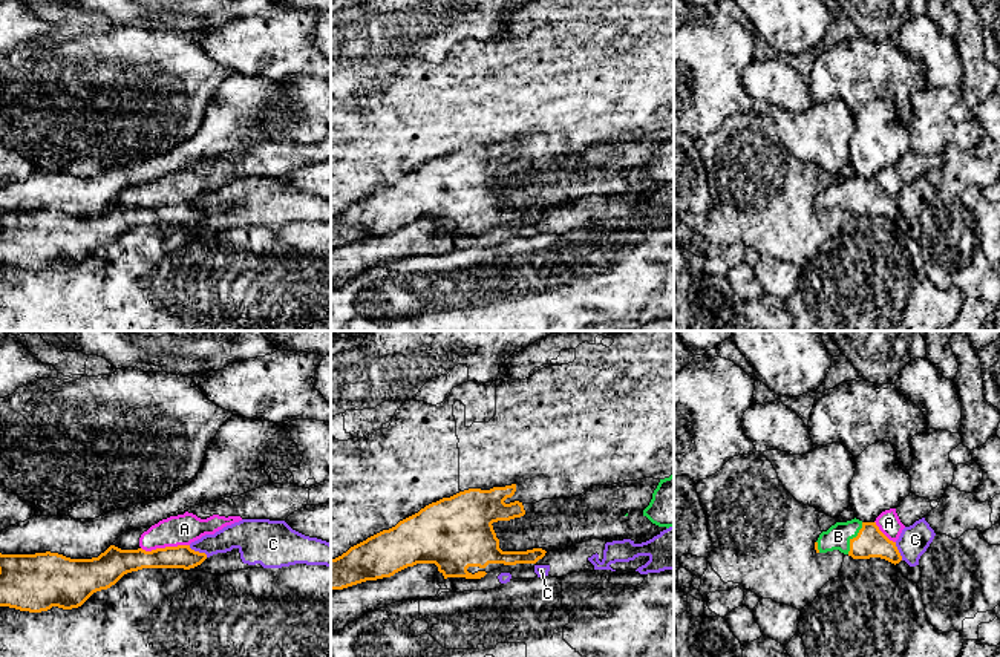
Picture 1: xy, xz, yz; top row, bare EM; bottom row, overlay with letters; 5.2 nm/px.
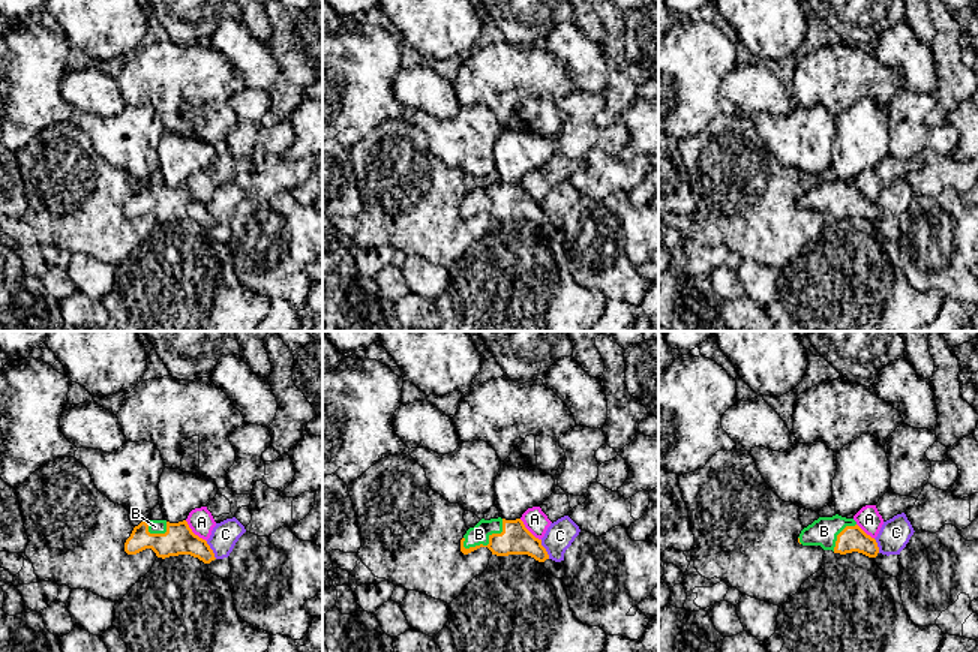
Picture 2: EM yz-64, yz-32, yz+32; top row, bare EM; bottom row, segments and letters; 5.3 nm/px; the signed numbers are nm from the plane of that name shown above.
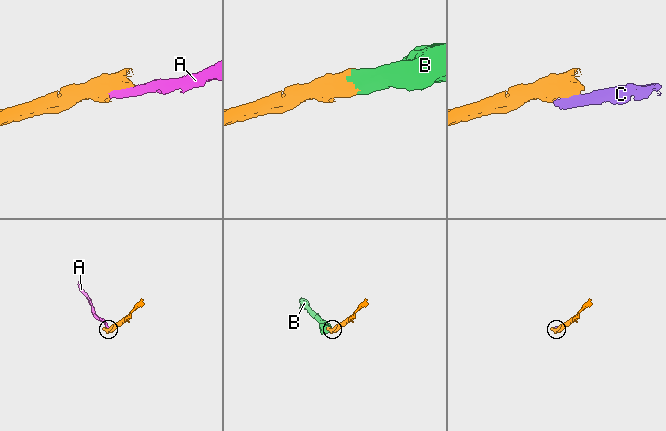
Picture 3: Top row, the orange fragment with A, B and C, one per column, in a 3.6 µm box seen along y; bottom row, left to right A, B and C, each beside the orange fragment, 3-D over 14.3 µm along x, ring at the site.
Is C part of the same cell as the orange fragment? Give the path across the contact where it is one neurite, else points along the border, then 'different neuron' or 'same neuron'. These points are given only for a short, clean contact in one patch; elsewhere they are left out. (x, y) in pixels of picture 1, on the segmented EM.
border xy (189, 545), (207, 556); different neuron

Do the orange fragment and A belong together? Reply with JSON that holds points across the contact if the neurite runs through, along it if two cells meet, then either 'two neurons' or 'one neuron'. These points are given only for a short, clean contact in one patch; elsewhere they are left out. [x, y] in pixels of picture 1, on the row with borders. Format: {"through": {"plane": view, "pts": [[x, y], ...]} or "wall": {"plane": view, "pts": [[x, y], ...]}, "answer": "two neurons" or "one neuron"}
{"wall": {"plane": "xy", "pts": [[189, 544], [150, 550], [141, 549]]}, "answer": "two neurons"}

